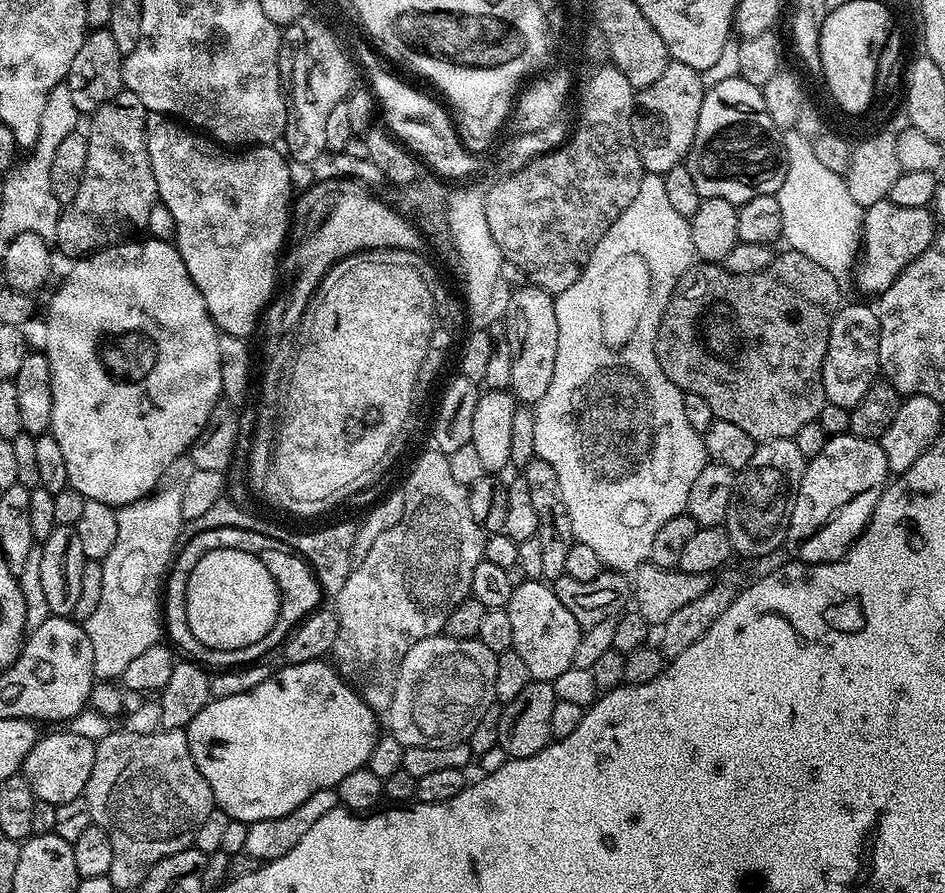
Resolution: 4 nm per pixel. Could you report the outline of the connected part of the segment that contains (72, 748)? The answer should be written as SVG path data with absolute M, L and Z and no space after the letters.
M69 730L41 735L35 746L26 754L22 774L30 782L37 801L46 804L65 804L83 797L86 782L90 782L90 770L94 770L94 754L97 741L82 738Z

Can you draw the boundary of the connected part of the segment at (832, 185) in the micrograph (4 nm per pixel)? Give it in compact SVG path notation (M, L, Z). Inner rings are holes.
M795 130L783 133L788 142L784 146L786 178L775 198L782 206L783 239L793 252L814 258L822 270L830 270L838 278L853 271L860 251L864 214L850 198L847 179L841 173L822 166L814 154L811 140Z

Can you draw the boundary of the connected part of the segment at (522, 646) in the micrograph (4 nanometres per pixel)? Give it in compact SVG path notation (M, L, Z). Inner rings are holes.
M525 579L523 583L517 583L513 587L507 607L514 633L512 651L522 657L522 662L526 662L526 670L530 670L532 680L551 682L558 678L558 674L563 674L567 668L573 667L574 650L578 650L582 629L578 622L574 622L574 614L570 614L570 610L566 610L562 602L558 602L554 590L543 579Z

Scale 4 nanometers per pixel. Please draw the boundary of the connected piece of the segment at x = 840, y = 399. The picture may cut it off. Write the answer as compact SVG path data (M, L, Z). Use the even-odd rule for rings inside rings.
M845 303L836 312L834 322L830 322L830 338L826 346L826 358L822 362L822 386L824 387L824 399L834 406L842 406L851 410L866 398L866 390L870 390L872 384L877 383L880 371L880 351L878 350L878 338L880 337L880 318L875 307L868 304Z

